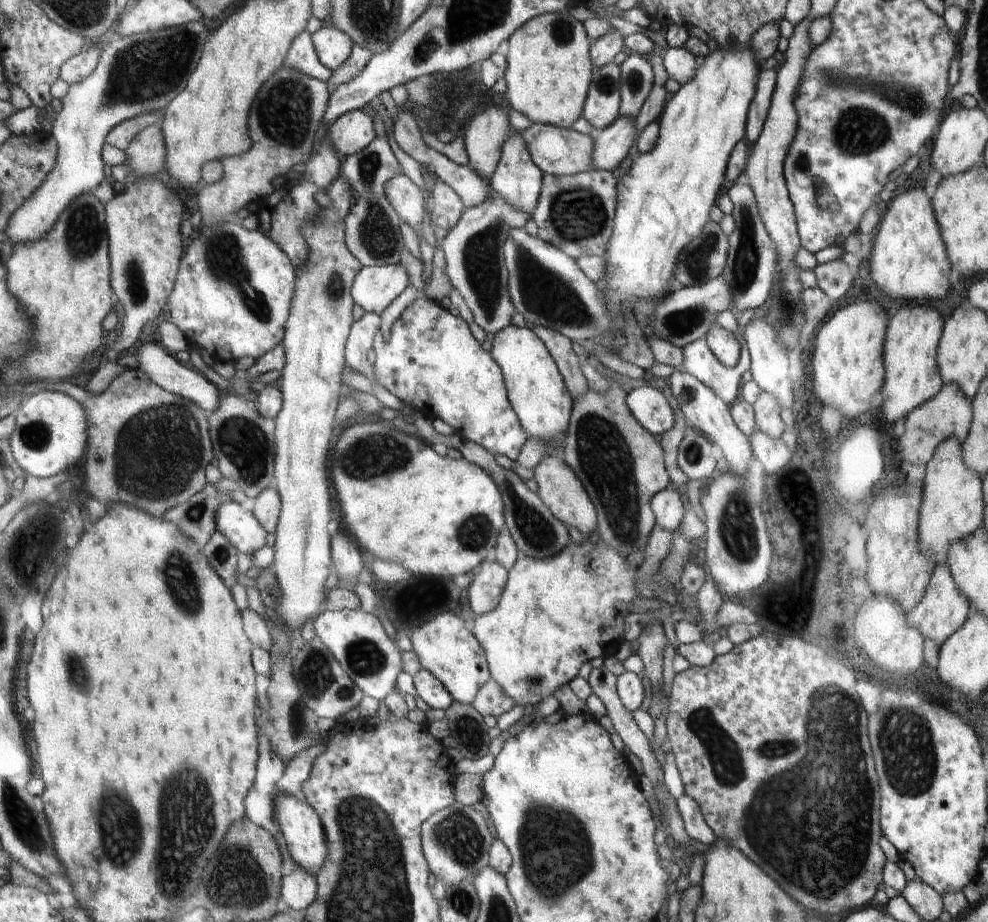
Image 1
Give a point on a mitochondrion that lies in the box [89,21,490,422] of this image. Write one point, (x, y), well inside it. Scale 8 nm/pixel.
(147, 70)

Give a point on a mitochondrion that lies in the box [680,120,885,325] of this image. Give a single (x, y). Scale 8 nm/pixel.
(746, 269)

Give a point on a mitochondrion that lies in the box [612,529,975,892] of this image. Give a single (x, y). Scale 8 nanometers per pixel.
(904, 737)

